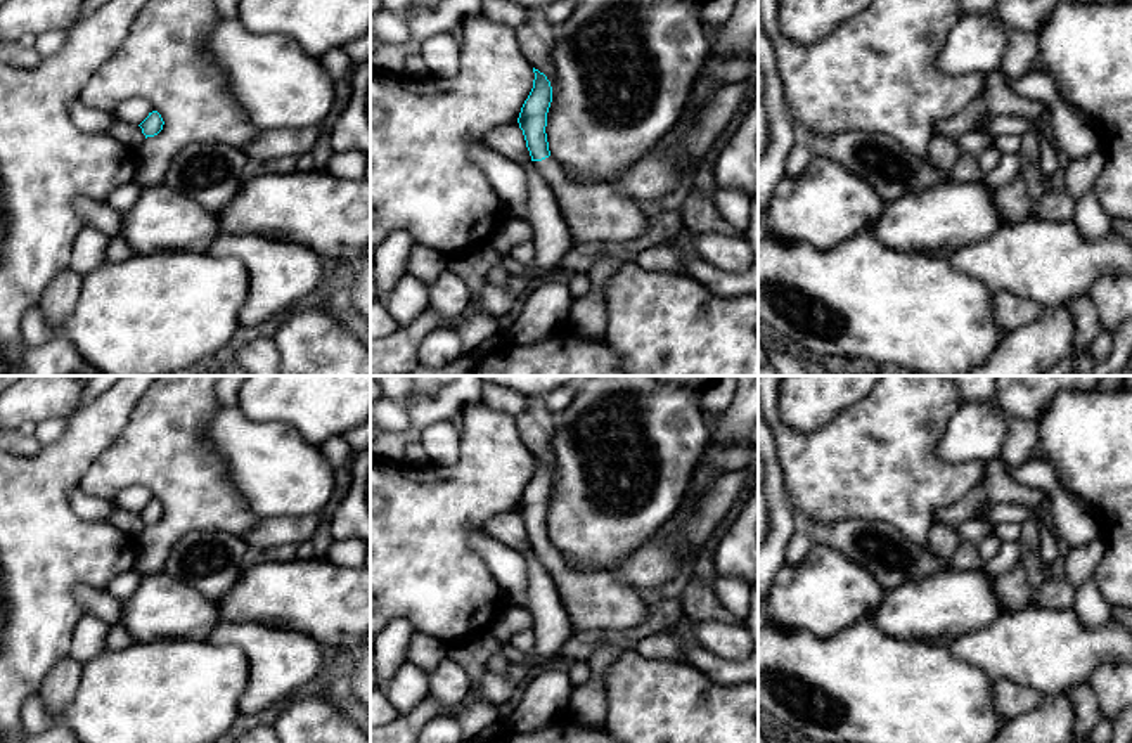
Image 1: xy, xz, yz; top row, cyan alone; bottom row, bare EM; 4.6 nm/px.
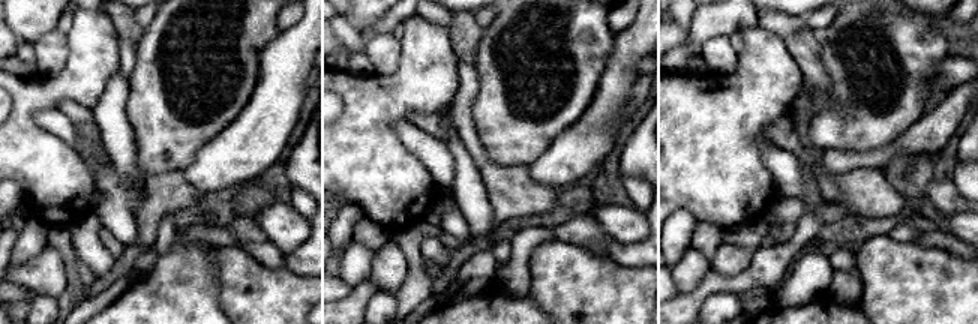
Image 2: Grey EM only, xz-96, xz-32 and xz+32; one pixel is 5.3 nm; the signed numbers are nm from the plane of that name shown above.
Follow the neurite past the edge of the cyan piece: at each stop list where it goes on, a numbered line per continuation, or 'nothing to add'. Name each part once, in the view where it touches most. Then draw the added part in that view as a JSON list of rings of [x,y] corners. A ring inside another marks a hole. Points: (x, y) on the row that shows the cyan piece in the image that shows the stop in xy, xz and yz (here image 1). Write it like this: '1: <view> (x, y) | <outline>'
1: xz (592, 212) | [[[552,156],[533,165],[550,185],[573,244],[630,242],[651,229],[640,206],[618,192],[613,184],[573,184]]]

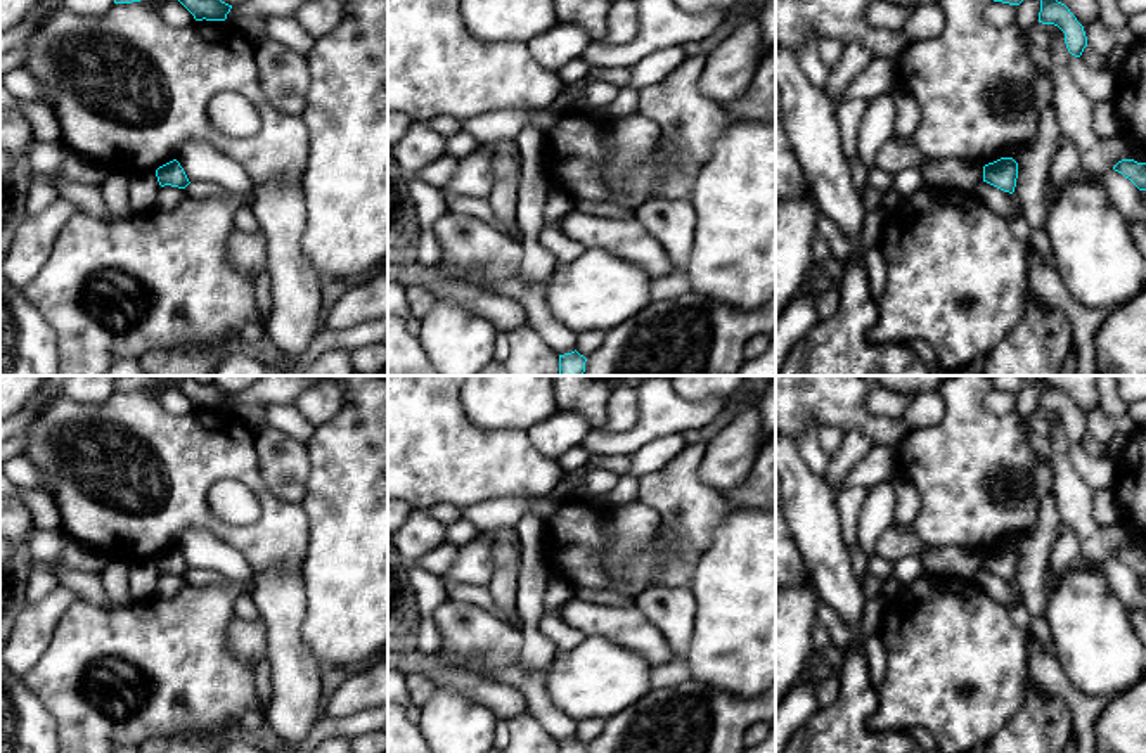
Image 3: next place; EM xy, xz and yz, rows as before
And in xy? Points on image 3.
nothing to add

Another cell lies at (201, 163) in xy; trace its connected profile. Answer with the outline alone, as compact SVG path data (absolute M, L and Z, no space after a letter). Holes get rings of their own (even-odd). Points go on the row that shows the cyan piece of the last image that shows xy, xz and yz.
M203 142L185 144L175 156L190 183L211 183L232 194L253 190L253 180L244 168Z

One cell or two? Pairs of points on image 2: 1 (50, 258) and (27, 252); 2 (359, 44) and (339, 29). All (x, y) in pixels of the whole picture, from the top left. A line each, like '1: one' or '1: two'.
1: two
2: one

